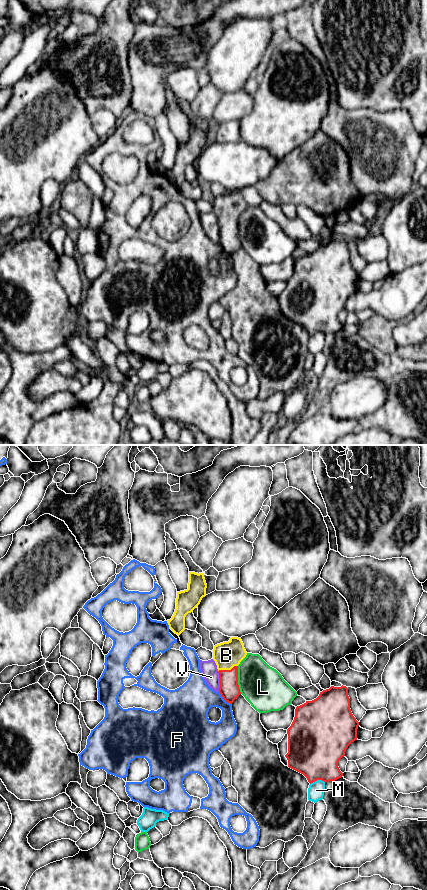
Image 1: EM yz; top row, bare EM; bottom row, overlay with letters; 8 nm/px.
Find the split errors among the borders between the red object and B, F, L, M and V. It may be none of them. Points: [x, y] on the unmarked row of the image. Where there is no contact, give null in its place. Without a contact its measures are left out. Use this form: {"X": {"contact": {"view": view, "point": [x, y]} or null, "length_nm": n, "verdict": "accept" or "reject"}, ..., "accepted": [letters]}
{"B": {"contact": {"view": "yz", "point": [227, 222]}, "length_nm": 170, "verdict": "accept"}, "F": {"contact": {"view": "yz", "point": [224, 251]}, "length_nm": 150, "verdict": "reject"}, "L": {"contact": {"view": "yz", "point": [237, 232]}, "length_nm": 220, "verdict": "reject"}, "M": {"contact": {"view": "yz", "point": [317, 331]}, "length_nm": 130, "verdict": "reject"}, "V": {"contact": {"view": "yz", "point": [220, 233]}, "length_nm": 170, "verdict": "reject"}, "accepted": ["B"]}

